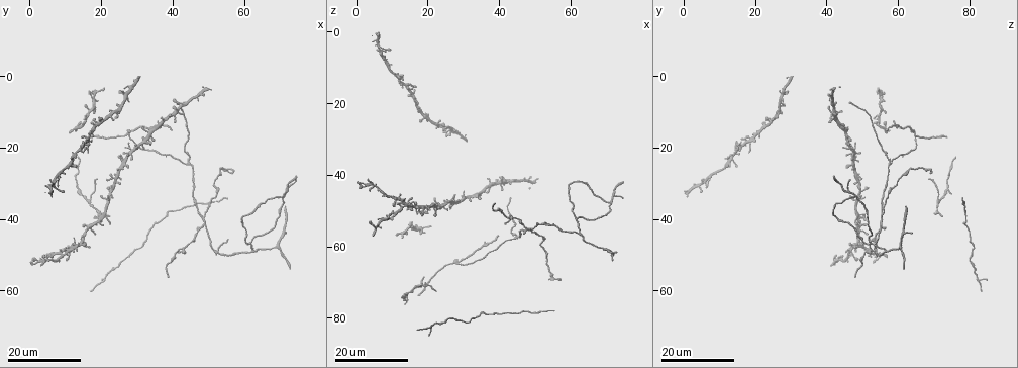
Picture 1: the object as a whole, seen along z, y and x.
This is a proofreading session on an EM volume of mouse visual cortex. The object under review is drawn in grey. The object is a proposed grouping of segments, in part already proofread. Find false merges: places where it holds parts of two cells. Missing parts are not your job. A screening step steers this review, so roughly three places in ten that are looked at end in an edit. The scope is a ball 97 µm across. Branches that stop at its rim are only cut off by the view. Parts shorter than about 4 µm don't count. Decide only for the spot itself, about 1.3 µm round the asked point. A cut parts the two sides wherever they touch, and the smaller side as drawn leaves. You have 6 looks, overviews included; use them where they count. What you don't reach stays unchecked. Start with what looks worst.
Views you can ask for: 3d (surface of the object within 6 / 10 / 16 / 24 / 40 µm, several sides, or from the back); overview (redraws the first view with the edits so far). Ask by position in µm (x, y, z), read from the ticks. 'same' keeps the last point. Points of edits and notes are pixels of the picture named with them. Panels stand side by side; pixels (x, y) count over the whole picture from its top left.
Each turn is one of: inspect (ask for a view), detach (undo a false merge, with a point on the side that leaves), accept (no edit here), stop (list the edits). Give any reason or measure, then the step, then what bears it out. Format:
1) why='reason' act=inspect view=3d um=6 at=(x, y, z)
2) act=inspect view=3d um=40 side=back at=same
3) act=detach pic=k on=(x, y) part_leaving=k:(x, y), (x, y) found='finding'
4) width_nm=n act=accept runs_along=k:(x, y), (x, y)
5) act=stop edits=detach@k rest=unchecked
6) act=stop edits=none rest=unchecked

why='arms run side by side' act=inspect view=3d um=24 at=(53.0, 49.0, 53.0)

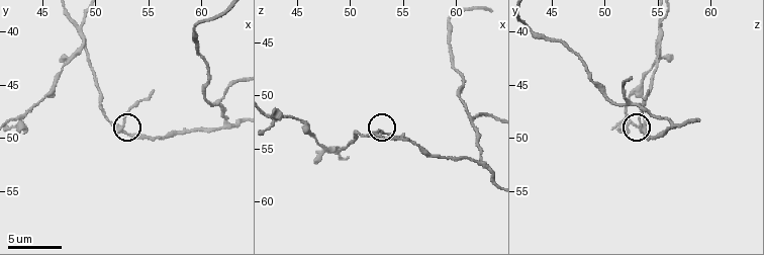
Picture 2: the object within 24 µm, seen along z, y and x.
why='zoom in' act=inspect view=3d um=6 at=(52.4, 49.0, 53.6)

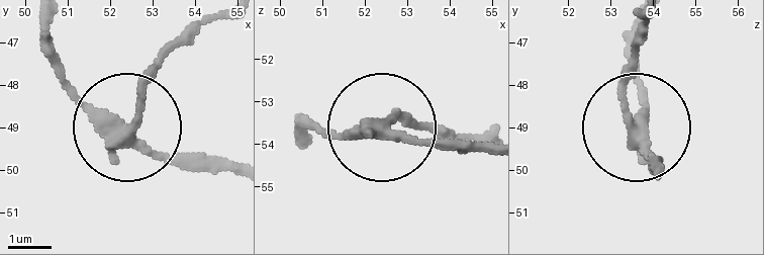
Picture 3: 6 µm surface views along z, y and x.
arms=5 act=detach pic=3 on=(144, 76) part_leaving=3:(124, 136), (147, 74), (212, 23) found='two cells meet here'

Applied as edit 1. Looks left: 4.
act=inspect view=overview

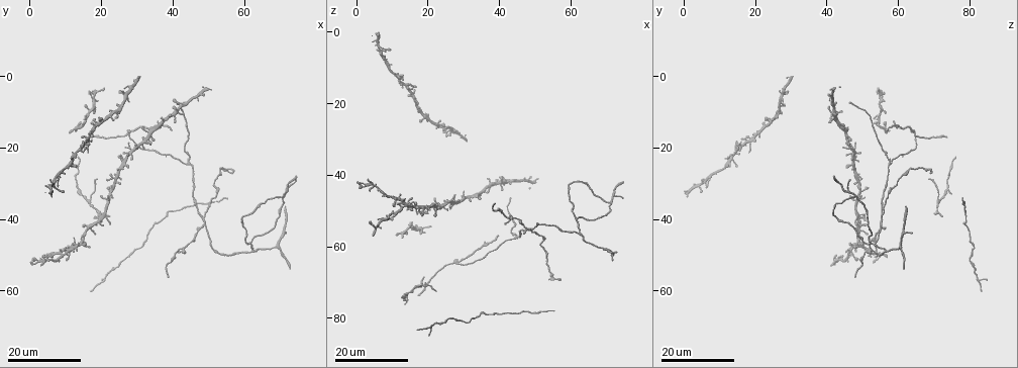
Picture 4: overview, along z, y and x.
why='three-way junction' act=inspect view=3d um=24 at=(26.5, 16.0, 64.5)

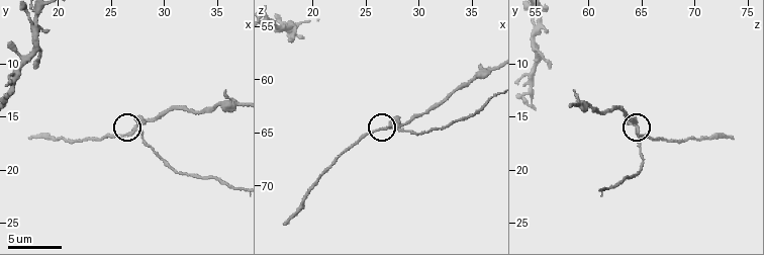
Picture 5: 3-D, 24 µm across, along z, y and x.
act=inspect view=3d um=6 at=(27.2, 16.2, 64.6)

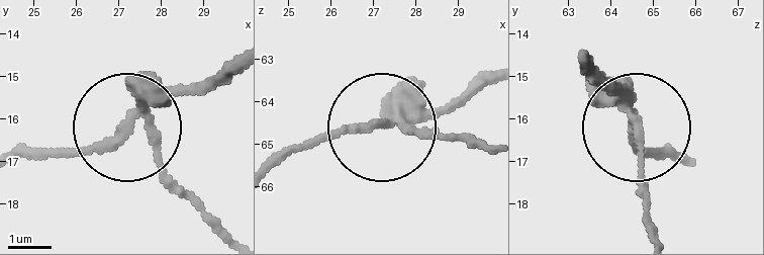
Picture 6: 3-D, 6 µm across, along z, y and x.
width_nm=210 act=detach pic=6 on=(105, 138) part_leaving=6:(148, 100), (97, 144), (21, 151) found='two cells meet here'

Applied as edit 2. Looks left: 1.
why='three-way junction' act=inspect view=3d um=10 at=(36.8, 21.8, 61.6)

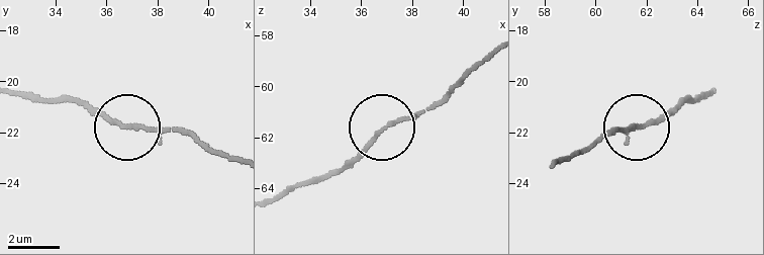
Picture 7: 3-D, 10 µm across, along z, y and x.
width_nm=130 act=accept runs_along=7:(236, 162), (210, 153), (184, 132), (127, 130), (88, 112) found='one cell here'

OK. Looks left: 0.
act=stop edits=detach@3,detach@6 rest=unchecked

